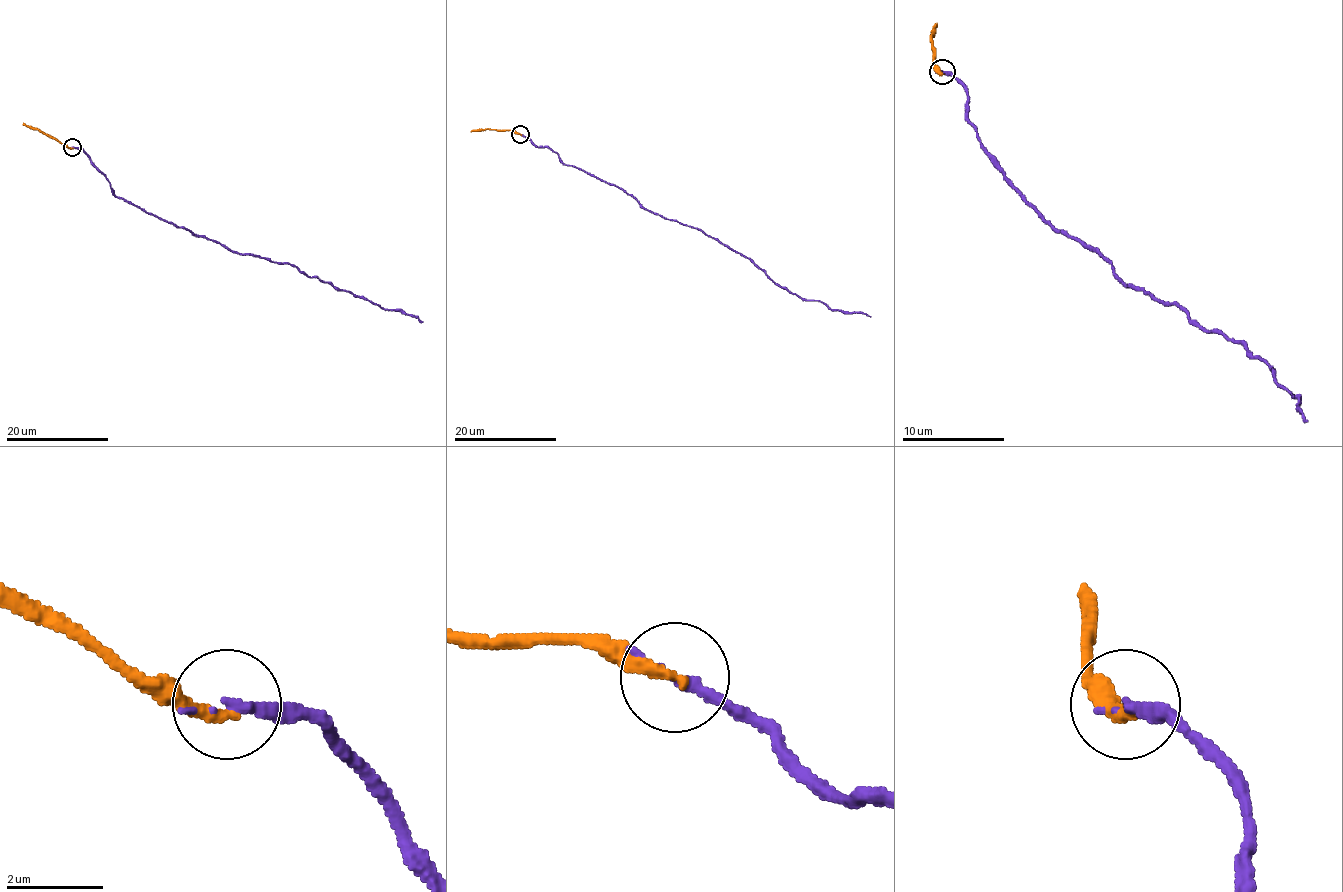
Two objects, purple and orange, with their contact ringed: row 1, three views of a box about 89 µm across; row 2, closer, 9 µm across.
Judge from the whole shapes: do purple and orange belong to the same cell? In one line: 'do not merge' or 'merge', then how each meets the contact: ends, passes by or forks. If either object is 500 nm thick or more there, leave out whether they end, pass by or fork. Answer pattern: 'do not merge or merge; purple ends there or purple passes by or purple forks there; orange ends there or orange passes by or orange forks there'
merge; purple passes by; orange ends there

